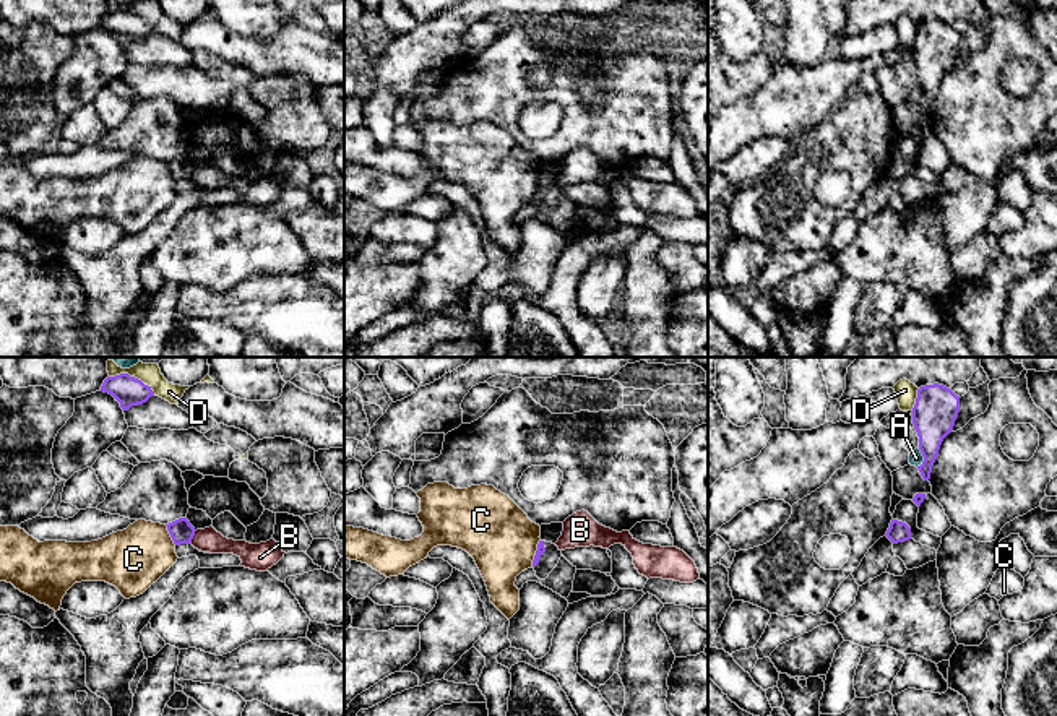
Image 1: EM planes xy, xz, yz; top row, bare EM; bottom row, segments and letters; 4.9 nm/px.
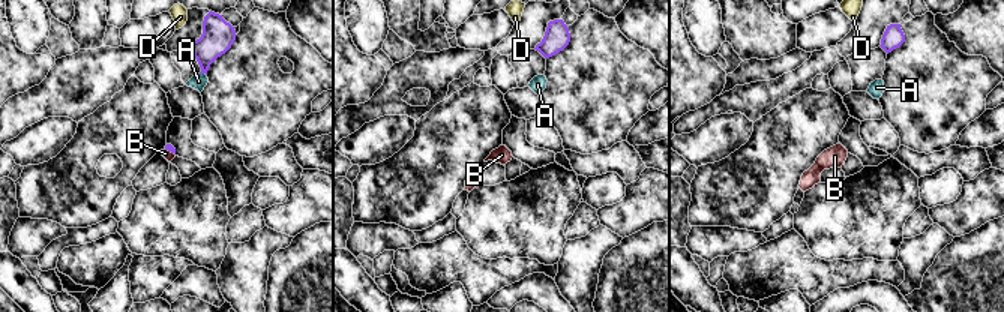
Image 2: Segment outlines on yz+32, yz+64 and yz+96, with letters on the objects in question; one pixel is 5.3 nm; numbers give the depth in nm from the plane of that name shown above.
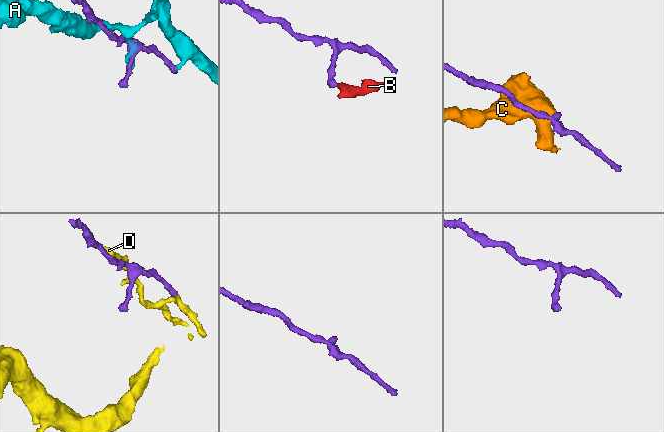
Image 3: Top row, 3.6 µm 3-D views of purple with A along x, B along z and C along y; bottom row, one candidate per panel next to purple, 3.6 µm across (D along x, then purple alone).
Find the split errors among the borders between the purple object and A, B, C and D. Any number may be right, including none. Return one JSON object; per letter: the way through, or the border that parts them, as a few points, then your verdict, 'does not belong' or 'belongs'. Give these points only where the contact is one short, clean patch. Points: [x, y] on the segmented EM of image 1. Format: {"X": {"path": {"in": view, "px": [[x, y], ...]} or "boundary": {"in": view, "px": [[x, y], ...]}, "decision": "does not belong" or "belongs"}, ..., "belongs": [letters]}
{"A": {"decision": "does not belong"}, "B": {"boundary": {"in": "xy", "px": [[195, 531], [190, 541]]}, "decision": "does not belong"}, "C": {"boundary": {"in": "xz", "px": [[539, 539], [531, 565]]}, "decision": "does not belong"}, "D": {"decision": "belongs"}, "belongs": ["D"]}

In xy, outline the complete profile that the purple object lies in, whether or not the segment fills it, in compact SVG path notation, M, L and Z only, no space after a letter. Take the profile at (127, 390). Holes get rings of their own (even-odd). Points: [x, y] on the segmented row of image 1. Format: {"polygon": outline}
{"polygon": "M109 359L107 372L109 377L104 380L101 391L112 395L123 411L146 403L154 395L170 404L179 404L190 388L169 383L157 364L138 362L130 369L122 369Z"}

